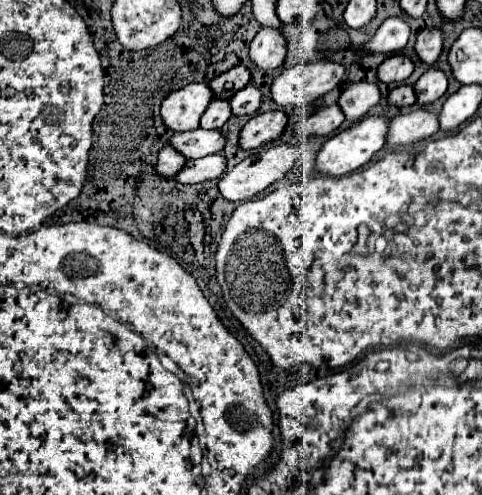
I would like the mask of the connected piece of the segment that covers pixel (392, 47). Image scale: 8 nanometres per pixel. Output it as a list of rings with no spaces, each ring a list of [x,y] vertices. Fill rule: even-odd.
[[[391,16],[379,26],[377,34],[367,44],[363,44],[363,50],[395,54],[395,52],[403,50],[403,46],[409,40],[409,34],[411,34],[409,24],[399,16]]]

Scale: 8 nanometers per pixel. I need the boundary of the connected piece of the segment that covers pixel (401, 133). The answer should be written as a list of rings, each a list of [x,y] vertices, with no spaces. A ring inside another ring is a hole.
[[[423,106],[409,108],[391,118],[391,134],[387,146],[405,146],[433,136],[439,130],[439,114]]]

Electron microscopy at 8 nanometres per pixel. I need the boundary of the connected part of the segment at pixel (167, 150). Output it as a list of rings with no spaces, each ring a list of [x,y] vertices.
[[[167,144],[167,146],[163,146],[163,150],[159,152],[157,172],[159,172],[161,176],[175,176],[175,174],[183,168],[185,162],[187,162],[187,160],[183,158],[183,154],[179,154],[171,144]]]

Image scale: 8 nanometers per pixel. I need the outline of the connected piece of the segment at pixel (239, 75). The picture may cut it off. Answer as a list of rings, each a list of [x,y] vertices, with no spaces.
[[[233,66],[231,70],[219,74],[209,82],[211,90],[219,98],[231,98],[237,90],[245,88],[251,82],[251,72],[245,66]]]

